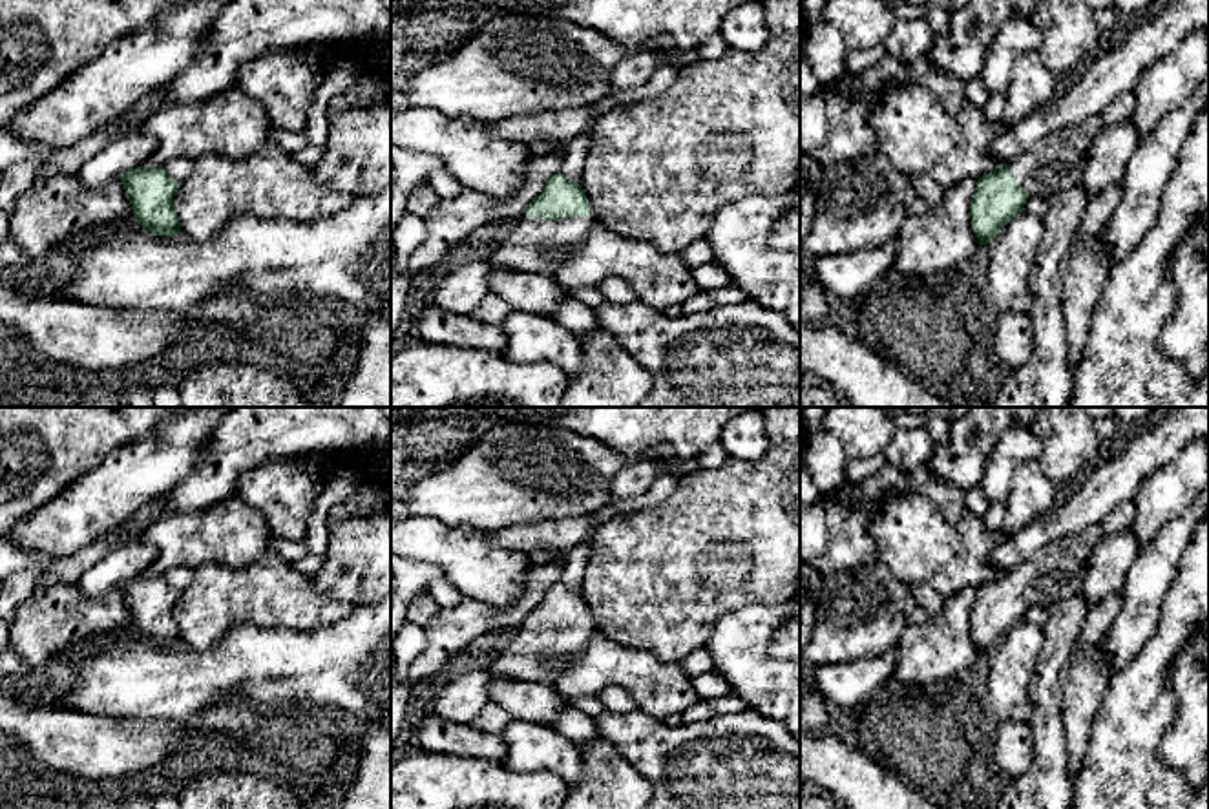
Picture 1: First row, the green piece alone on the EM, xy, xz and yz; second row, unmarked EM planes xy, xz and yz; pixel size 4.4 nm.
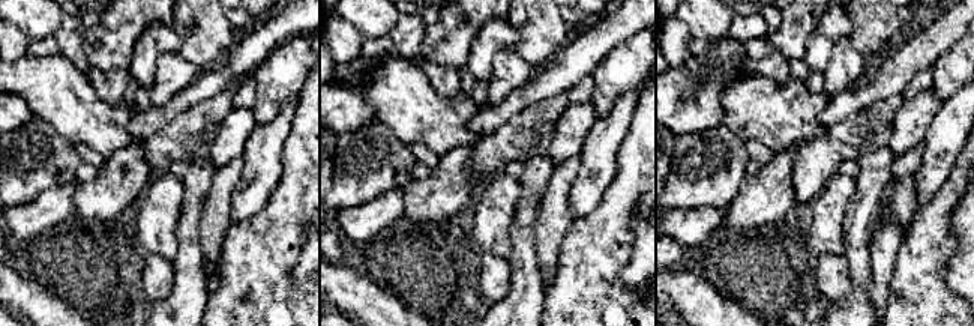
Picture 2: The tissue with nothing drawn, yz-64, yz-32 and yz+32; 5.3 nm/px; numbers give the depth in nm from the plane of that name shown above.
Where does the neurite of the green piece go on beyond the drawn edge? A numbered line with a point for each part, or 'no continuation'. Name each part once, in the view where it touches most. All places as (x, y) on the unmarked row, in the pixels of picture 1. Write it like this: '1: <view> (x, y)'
1: xz (536, 654)

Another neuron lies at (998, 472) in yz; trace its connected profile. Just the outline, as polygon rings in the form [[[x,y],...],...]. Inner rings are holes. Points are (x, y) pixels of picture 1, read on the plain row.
[[[1010,426],[983,466],[981,488],[988,502],[1004,504],[1019,464],[1039,460],[1041,442],[1030,426]]]

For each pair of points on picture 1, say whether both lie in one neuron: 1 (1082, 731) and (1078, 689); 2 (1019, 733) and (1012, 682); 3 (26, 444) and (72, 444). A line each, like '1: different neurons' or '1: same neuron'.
1: same neuron
2: different neurons
3: same neuron

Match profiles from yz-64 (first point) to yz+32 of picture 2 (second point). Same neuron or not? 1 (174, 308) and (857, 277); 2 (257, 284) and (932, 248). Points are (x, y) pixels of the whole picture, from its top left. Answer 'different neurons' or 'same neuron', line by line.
1: same neuron
2: same neuron

